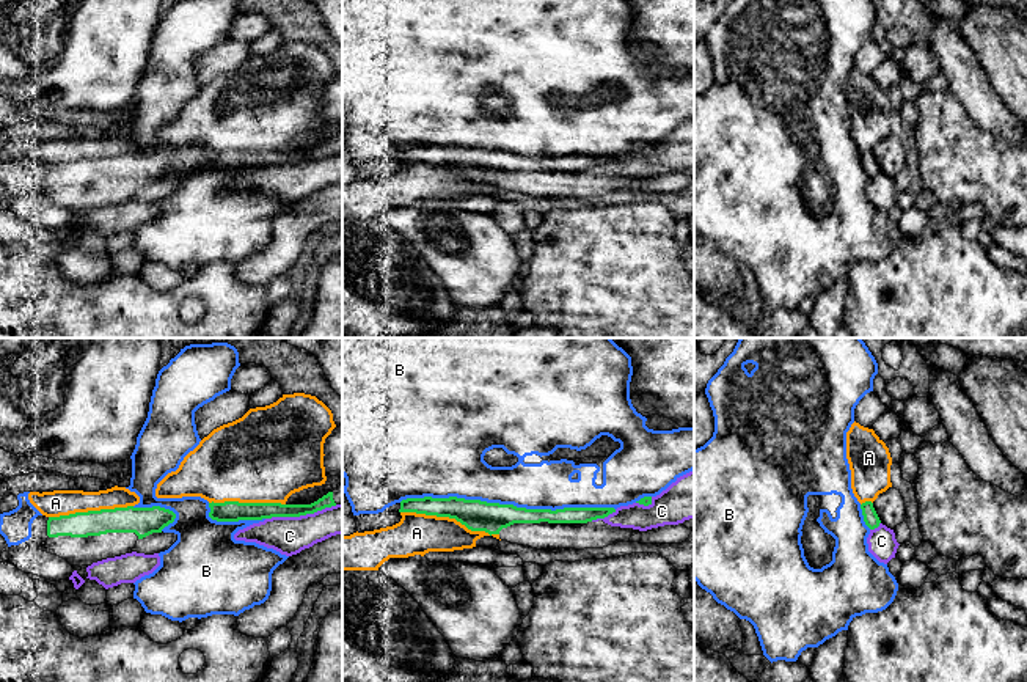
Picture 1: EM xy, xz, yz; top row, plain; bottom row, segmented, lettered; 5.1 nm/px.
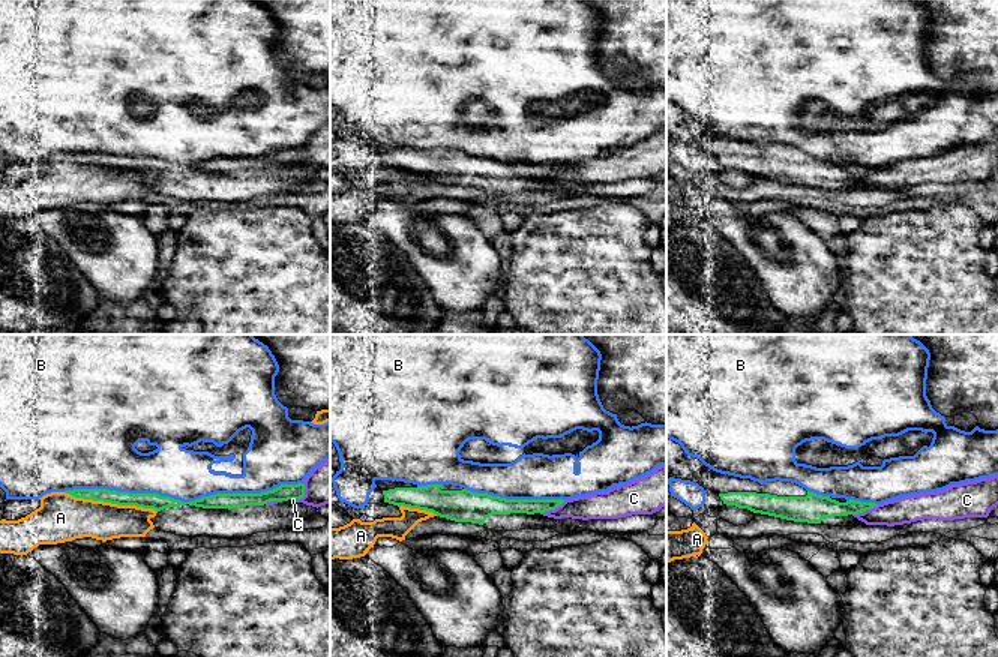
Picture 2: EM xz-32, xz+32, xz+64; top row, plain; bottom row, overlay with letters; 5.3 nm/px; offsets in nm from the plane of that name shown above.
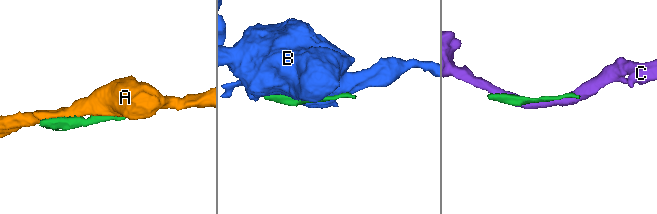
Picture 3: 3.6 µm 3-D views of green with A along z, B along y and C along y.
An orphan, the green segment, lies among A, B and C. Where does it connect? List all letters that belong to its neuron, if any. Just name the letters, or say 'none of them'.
none of them

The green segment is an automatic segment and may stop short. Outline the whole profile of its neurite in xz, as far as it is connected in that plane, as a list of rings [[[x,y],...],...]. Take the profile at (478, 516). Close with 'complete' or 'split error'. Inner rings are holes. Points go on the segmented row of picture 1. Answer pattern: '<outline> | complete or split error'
[[[407,498],[399,512],[416,512],[455,519],[471,531],[498,534],[501,541],[537,550],[603,548],[628,542],[639,530],[611,526],[605,517],[614,508],[564,508],[526,509],[514,504],[487,503],[481,500]]] | split error

